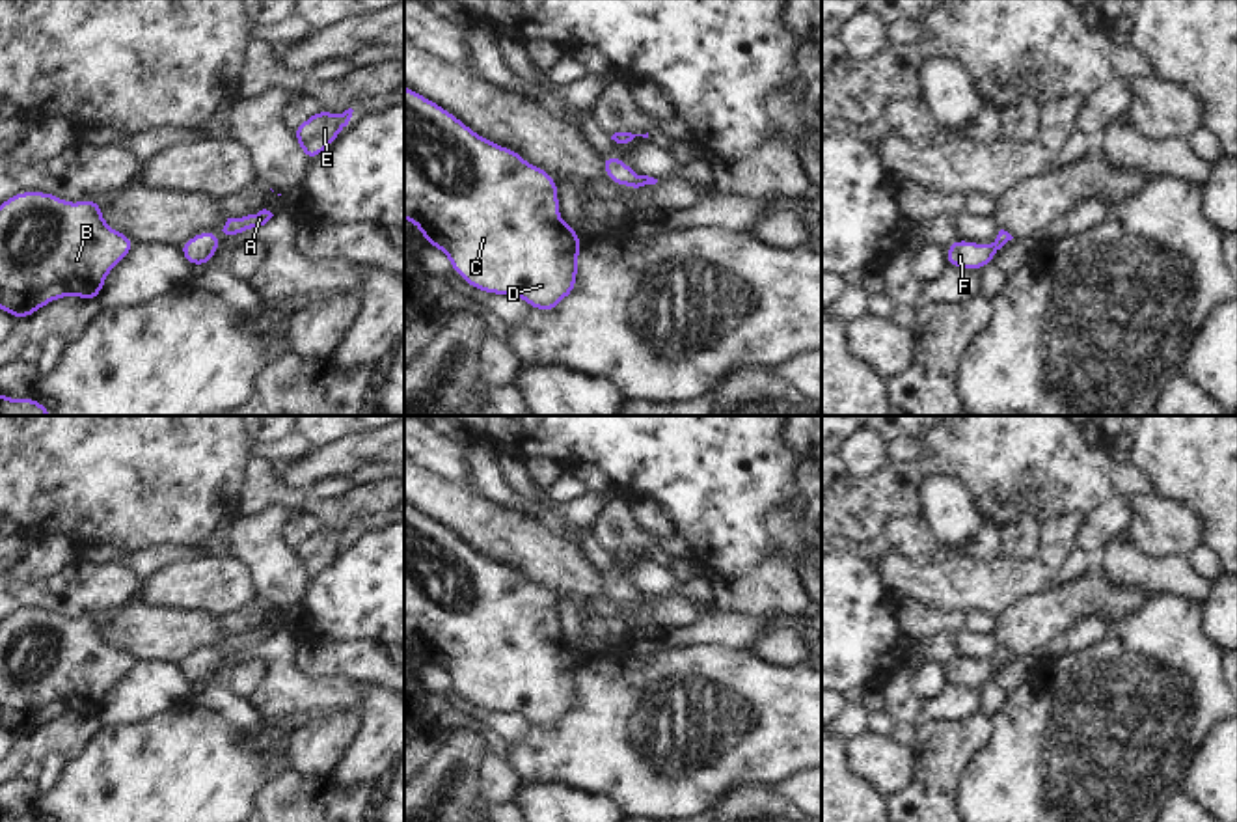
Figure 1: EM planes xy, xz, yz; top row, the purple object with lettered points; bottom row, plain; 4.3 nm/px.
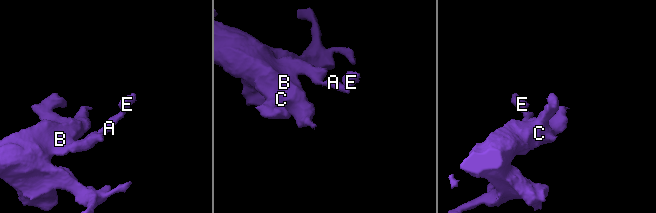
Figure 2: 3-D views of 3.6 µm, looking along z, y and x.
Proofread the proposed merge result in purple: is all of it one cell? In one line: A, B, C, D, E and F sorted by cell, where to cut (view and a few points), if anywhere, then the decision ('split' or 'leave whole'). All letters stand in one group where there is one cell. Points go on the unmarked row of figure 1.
A B C D E F | no cut | leave whole

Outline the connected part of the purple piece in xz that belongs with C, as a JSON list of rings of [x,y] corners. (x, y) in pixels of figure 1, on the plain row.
[[[404,503],[404,637],[414,639],[425,660],[442,667],[451,686],[486,712],[516,712],[538,729],[553,729],[570,714],[578,697],[581,654],[559,632],[557,598],[523,578],[514,567],[497,563],[455,531]]]

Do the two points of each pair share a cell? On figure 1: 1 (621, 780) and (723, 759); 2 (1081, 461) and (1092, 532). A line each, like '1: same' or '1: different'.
1: same
2: different

